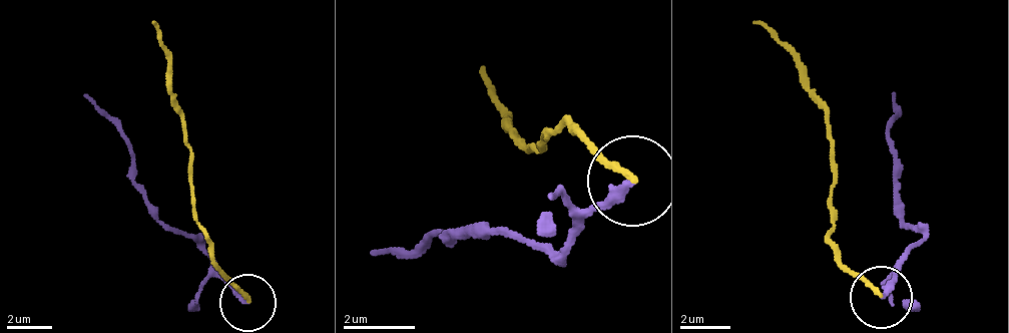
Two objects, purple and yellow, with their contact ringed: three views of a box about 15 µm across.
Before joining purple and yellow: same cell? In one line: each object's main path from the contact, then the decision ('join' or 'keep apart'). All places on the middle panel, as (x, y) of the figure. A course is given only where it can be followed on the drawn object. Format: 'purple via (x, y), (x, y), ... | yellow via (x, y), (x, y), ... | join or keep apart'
purple via (634, 184), (553, 262), (499, 232), (445, 234), (373, 255) | yellow via (634, 184), (580, 138), (562, 128), (544, 149), (508, 132), (481, 64) | keep apart

